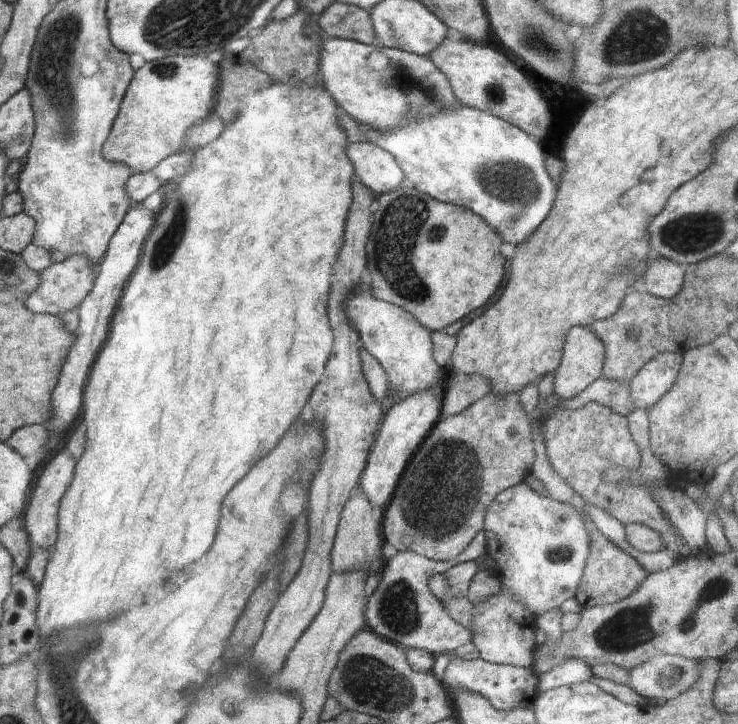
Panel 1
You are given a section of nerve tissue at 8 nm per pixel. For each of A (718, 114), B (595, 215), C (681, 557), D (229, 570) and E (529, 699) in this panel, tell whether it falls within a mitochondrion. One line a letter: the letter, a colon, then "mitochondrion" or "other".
A: other
B: other
C: other
D: other
E: other

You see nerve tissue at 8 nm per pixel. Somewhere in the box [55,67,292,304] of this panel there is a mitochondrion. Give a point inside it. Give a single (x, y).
(171, 240)

